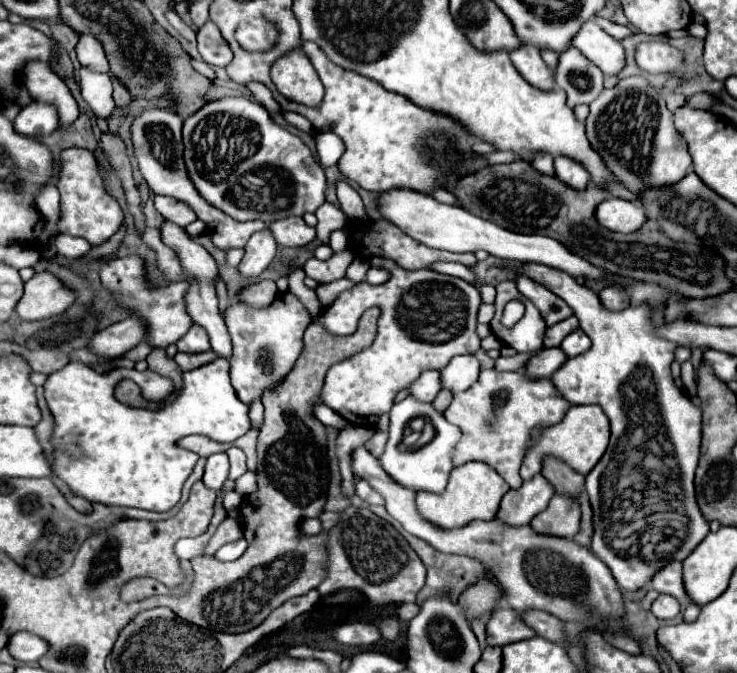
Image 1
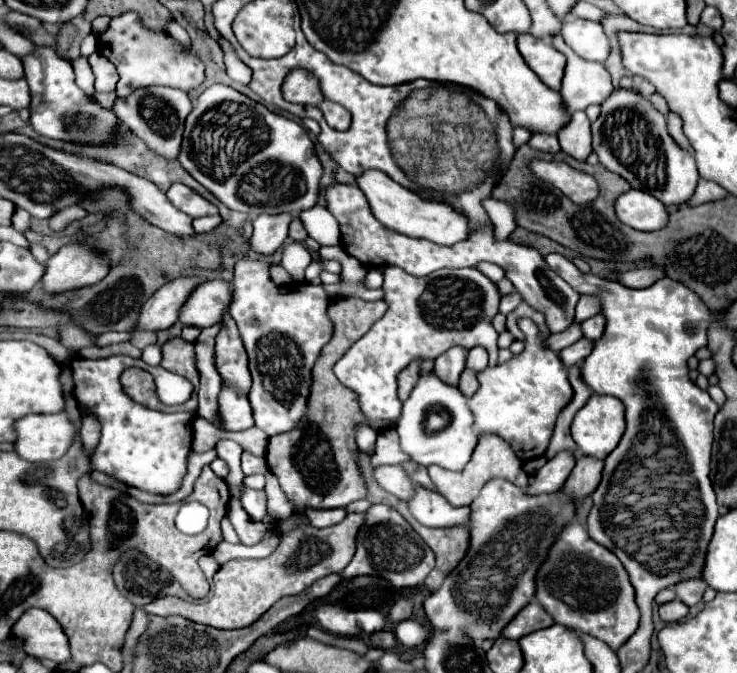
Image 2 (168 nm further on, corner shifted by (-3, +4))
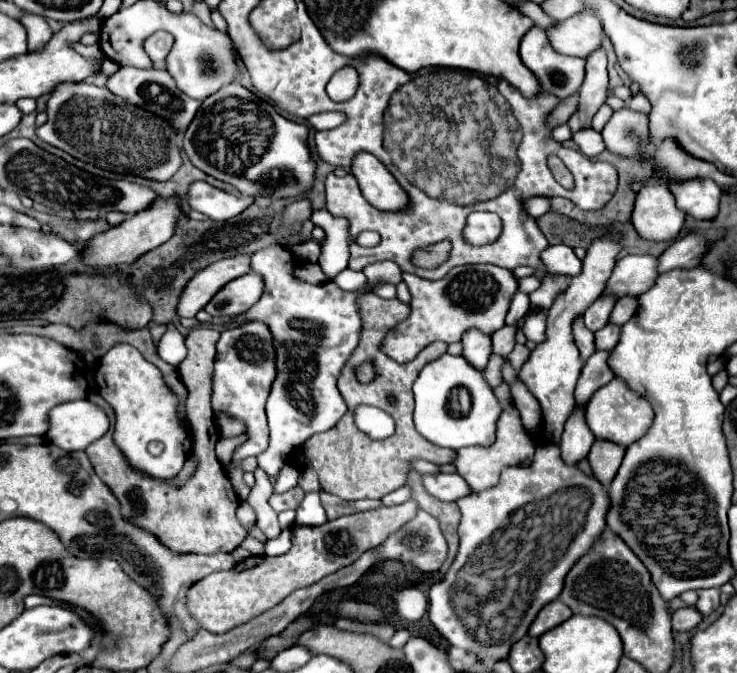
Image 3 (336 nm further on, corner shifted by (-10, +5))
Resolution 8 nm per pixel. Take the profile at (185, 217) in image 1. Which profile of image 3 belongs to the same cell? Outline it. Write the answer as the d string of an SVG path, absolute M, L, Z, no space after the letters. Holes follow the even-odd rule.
M192 182L188 188L188 206L212 220L228 220L246 210L254 202L252 196L234 196L206 182Z

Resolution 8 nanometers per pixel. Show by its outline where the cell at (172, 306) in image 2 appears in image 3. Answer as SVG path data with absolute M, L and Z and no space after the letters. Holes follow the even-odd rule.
M250 256L226 258L206 266L204 270L198 270L188 286L184 286L184 294L180 294L176 308L178 318L194 318L196 312L202 310L224 284L244 276L246 272L250 272Z

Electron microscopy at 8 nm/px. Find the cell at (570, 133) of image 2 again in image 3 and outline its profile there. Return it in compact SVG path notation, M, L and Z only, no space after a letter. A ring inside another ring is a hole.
M604 48L592 52L586 58L586 78L580 86L580 104L578 110L568 120L572 134L582 128L590 128L594 114L604 104L608 94L608 72L606 72L606 52Z

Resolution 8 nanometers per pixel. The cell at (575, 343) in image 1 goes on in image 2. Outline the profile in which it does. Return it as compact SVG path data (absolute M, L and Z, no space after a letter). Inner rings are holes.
M603 313L593 315L591 319L587 319L587 321L583 323L583 329L585 329L585 337L587 337L587 339L597 341L597 339L603 335L603 331L605 331L605 315L603 315Z

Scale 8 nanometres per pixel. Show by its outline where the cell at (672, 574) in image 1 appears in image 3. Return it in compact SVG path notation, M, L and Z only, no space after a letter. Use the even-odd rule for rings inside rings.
M708 588L708 590L698 590L698 602L696 608L700 614L708 616L714 608L720 606L720 590L718 588Z

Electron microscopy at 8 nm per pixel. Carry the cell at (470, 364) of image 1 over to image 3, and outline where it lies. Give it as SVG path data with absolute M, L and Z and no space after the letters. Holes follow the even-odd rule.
M504 326L496 334L492 334L492 354L510 354L516 340L514 340L514 326Z

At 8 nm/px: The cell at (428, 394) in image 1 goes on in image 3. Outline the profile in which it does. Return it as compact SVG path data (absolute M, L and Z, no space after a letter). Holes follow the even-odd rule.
M468 330L462 338L462 356L476 366L476 370L484 370L490 358L490 336L482 334L480 330Z

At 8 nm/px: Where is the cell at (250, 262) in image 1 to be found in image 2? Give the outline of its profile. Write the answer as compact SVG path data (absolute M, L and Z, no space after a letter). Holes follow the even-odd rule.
M277 213L277 215L259 215L253 221L253 237L251 247L261 255L275 253L287 239L289 223L295 219L291 213Z

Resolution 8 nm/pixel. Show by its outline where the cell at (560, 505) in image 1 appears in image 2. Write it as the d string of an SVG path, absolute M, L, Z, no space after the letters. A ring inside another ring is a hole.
M581 455L577 459L577 465L573 467L567 483L563 485L563 491L571 499L583 499L585 495L593 493L601 481L603 471L603 459L595 459L589 455Z

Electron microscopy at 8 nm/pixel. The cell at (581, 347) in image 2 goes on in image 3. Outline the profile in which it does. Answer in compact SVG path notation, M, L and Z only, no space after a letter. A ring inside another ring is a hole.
M606 324L602 330L594 334L594 338L596 338L596 350L612 350L612 346L616 346L620 338L620 326Z

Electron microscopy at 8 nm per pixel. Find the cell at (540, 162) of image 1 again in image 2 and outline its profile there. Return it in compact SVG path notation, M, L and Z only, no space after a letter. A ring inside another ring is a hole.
M537 133L533 135L533 139L529 141L529 145L533 149L539 149L539 151L549 151L549 153L557 153L561 147L559 147L559 141L557 141L557 135L547 135L547 133Z

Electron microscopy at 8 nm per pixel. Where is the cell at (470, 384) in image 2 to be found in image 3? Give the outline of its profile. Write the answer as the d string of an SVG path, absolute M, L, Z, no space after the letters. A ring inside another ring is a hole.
M492 356L490 360L488 360L488 366L484 368L484 380L488 382L488 386L498 386L500 382L502 382L502 374L500 374L500 366L504 364L504 356Z

